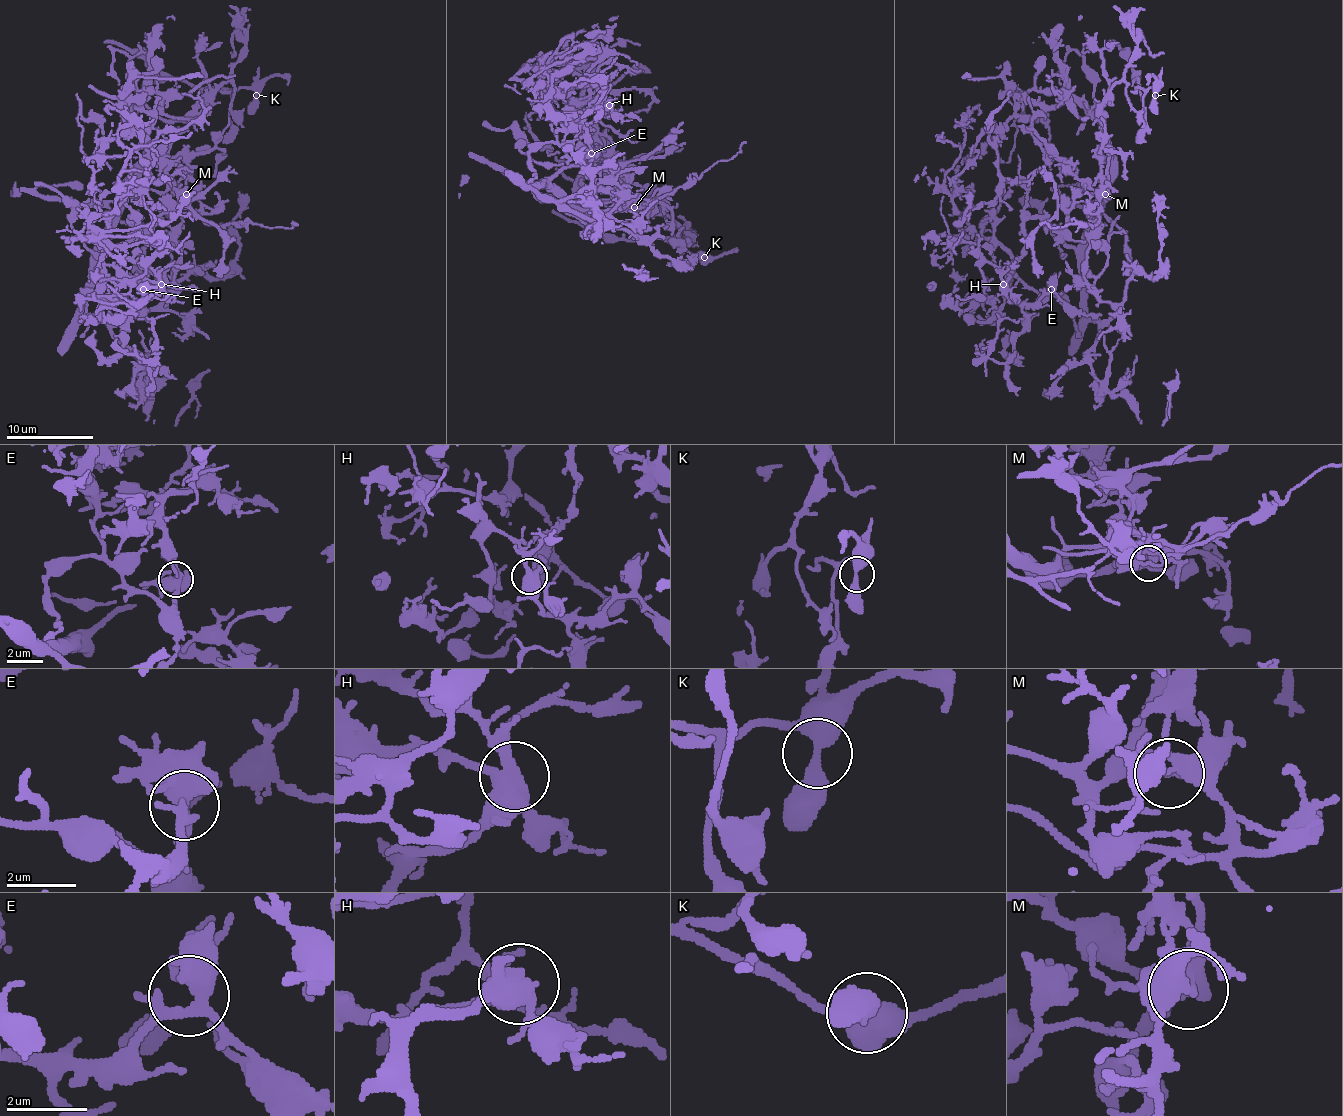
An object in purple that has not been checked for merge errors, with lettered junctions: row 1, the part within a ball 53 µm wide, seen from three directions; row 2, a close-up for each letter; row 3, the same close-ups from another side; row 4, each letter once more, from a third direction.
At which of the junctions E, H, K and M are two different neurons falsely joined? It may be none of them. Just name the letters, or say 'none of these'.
H, M

